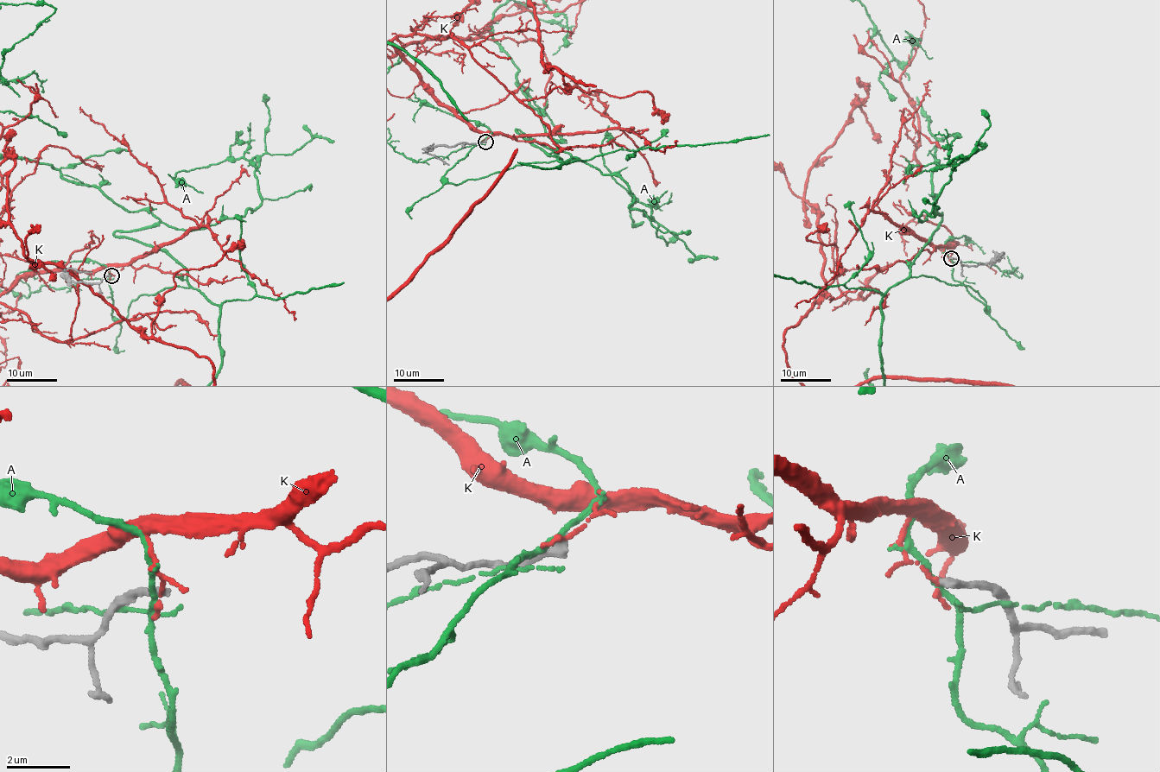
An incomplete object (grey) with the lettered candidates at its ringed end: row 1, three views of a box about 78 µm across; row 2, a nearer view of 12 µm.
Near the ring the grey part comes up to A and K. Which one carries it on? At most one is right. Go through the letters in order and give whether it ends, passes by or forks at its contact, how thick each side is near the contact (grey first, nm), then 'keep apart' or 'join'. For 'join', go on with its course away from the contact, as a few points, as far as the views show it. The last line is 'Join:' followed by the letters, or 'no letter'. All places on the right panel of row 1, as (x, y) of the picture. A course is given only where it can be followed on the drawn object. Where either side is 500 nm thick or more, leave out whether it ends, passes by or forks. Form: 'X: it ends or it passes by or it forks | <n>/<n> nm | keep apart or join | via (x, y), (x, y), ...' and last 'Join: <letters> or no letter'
A: it passes by | 260/160 nm | keep apart
K: it ends | 260/150 nm | keep apart
Join: no letter

